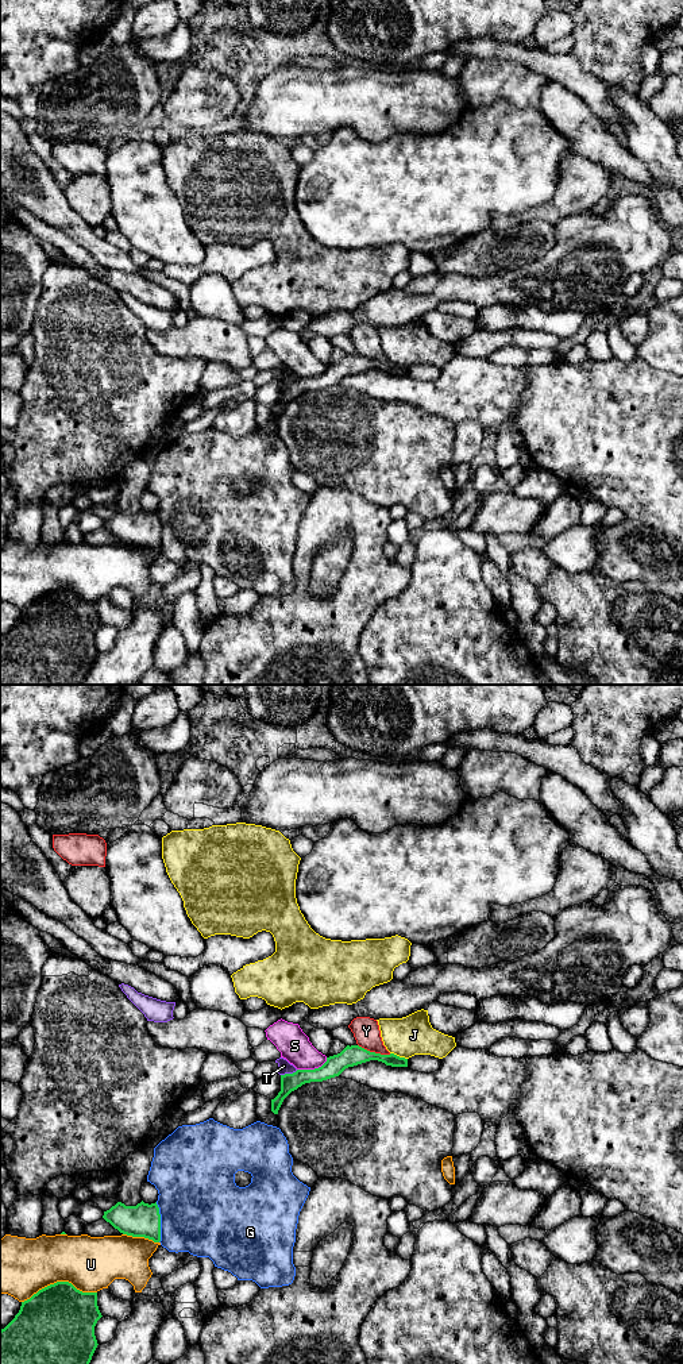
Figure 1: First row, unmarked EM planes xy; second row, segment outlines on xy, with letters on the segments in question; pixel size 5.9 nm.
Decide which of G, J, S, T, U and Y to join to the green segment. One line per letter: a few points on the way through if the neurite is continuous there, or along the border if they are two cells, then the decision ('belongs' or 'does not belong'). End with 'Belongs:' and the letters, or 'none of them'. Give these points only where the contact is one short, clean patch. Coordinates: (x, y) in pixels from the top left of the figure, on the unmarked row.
G: does not belong
J: border xy (390, 361), (406, 368); does not belong
S: border xy (327, 366), (317, 376), (297, 378); does not belong
T: border xy (297, 378), (281, 384); does not belong
U: does not belong
Y: border xy (358, 353), (370, 359), (390, 362); does not belong
Belongs: none of them

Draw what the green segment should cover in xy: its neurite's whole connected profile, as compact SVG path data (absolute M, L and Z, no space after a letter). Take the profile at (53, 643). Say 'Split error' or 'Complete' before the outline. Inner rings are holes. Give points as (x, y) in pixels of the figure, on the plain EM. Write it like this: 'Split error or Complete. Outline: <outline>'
Complete. Outline: M69 590L39 598L0 639L0 685L82 685L99 654L94 635L101 625L97 601L82 601Z

